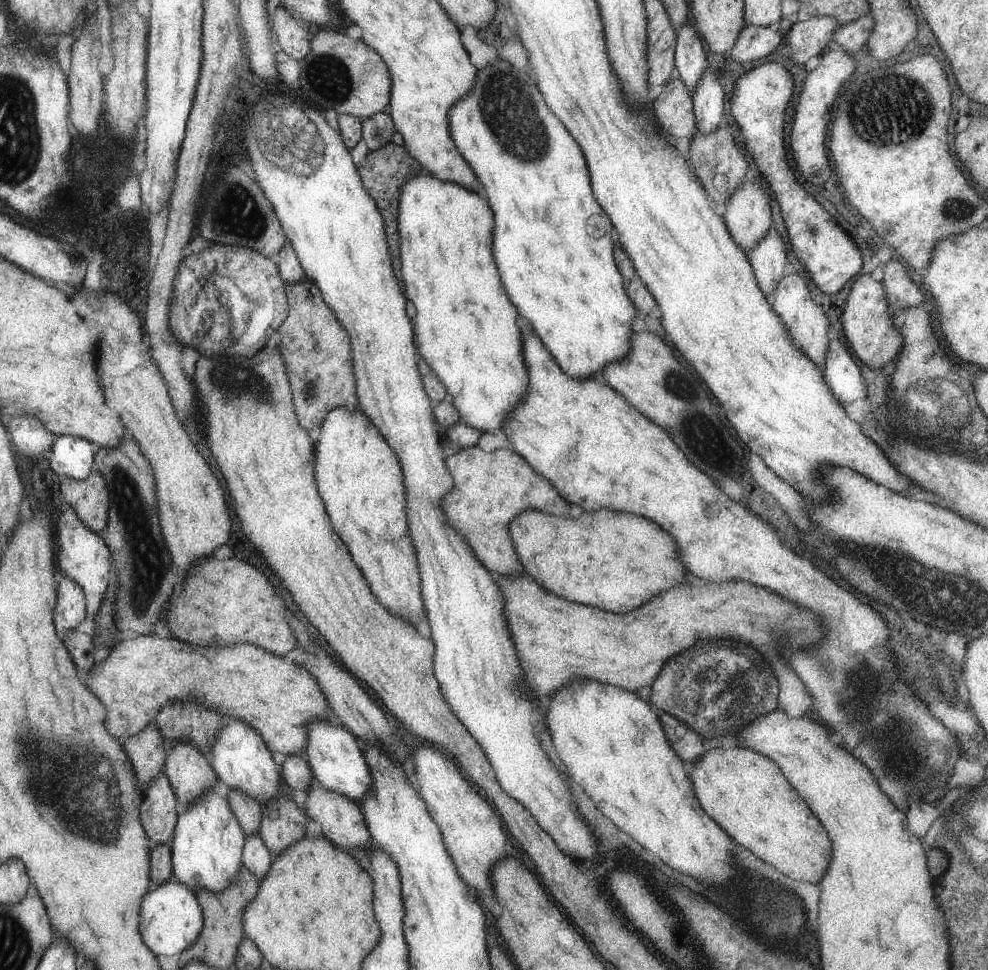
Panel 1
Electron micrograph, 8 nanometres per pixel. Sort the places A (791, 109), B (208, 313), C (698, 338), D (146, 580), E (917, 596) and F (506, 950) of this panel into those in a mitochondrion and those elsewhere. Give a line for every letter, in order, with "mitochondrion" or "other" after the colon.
A: other
B: mitochondrion
C: other
D: mitochondrion
E: mitochondrion
F: other

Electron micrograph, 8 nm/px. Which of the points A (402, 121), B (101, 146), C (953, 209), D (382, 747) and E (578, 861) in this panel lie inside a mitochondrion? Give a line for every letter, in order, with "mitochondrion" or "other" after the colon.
A: other
B: other
C: mitochondrion
D: other
E: other

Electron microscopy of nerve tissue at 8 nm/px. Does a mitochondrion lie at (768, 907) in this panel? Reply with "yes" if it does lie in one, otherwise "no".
yes

